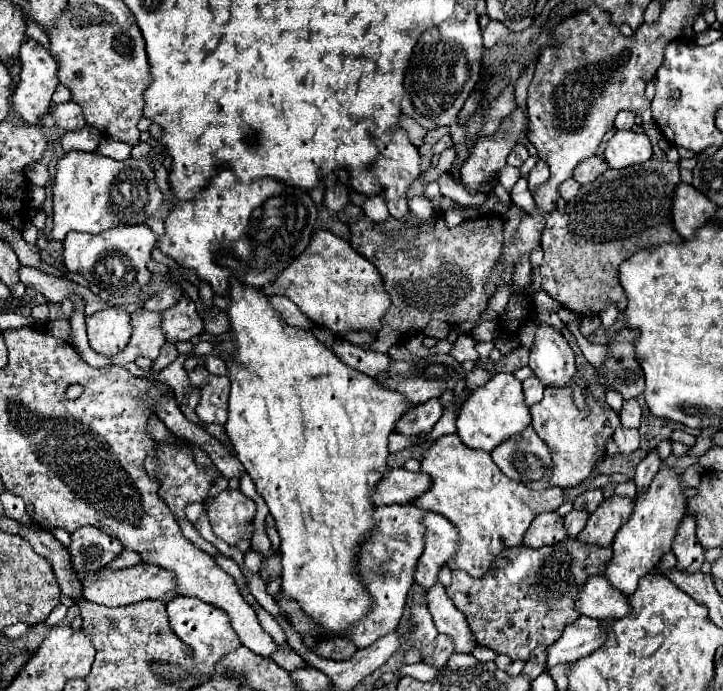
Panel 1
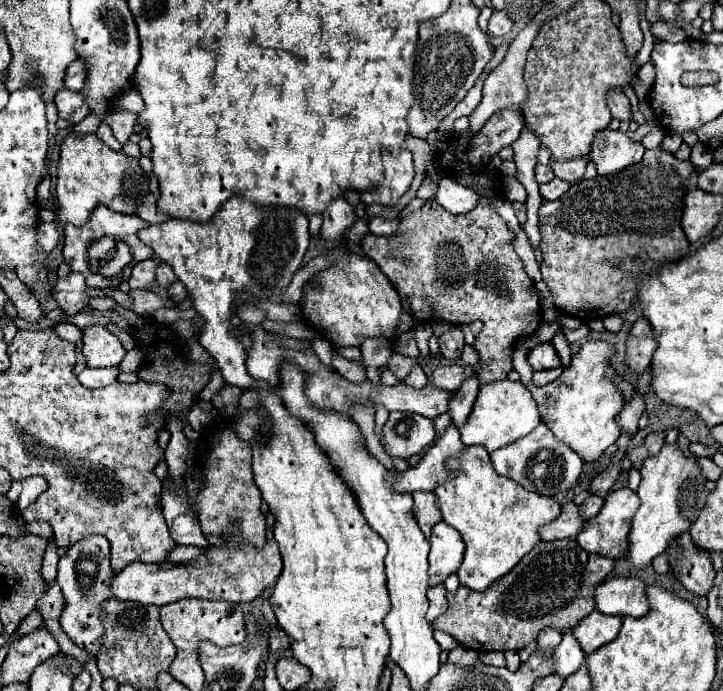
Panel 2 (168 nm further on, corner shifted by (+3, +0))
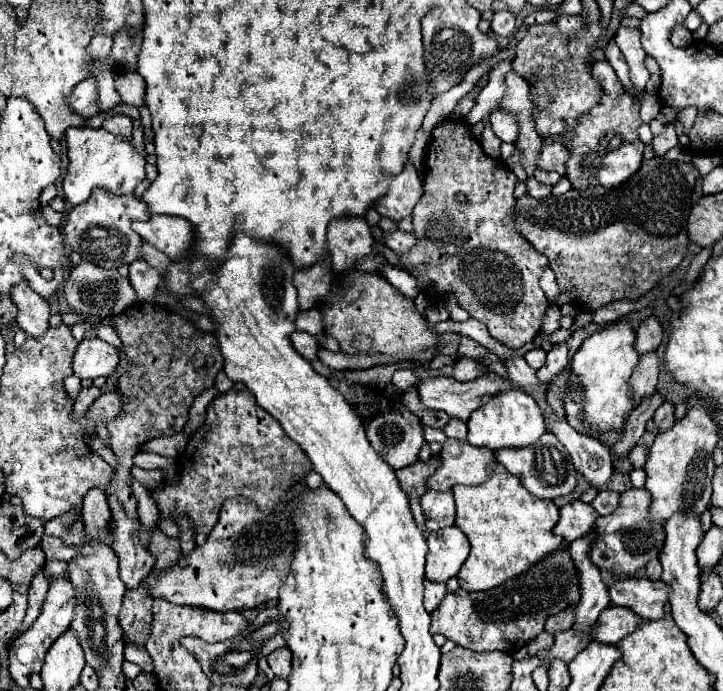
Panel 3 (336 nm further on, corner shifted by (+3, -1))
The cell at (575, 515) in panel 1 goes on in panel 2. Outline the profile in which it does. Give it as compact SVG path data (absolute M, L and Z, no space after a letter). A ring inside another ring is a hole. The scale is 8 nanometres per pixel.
M591 494L583 504L581 504L581 514L589 520L589 518L593 518L593 516L597 516L597 512L601 510L601 506L603 506L603 498L601 496L597 496L597 494Z

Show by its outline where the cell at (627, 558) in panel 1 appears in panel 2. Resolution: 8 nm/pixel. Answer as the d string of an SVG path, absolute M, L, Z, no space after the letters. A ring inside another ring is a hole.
M677 442L665 444L659 456L649 456L641 466L641 484L639 498L641 506L633 518L629 534L629 554L627 562L641 568L647 566L657 554L667 550L667 544L673 536L689 532L691 518L699 518L699 512L707 504L707 478L701 474L697 458L679 450Z

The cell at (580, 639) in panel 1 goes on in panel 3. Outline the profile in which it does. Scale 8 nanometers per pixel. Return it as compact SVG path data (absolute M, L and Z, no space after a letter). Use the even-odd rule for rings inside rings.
M607 607L599 615L599 619L591 631L591 637L593 637L593 641L599 641L599 643L617 645L623 637L627 637L629 633L633 633L637 629L639 621L643 621L643 619L635 613L631 613L629 609Z

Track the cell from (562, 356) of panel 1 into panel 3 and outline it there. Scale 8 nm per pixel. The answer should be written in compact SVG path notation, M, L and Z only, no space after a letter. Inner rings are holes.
M537 347L537 349L533 349L533 351L529 351L529 353L525 355L525 361L527 361L533 369L539 369L539 367L545 365L545 357L547 357L547 353L545 353L541 347Z

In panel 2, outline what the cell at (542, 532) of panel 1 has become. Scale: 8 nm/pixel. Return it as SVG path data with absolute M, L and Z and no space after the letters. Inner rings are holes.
M567 502L561 510L561 516L543 526L539 530L539 536L541 540L563 540L563 538L575 538L585 526L585 518L579 514L579 506L573 504L573 502Z

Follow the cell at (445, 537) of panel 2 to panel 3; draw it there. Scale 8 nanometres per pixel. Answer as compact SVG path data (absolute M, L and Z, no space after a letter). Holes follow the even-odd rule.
M455 525L427 535L427 565L425 577L433 583L447 583L455 577L469 555L469 541Z

